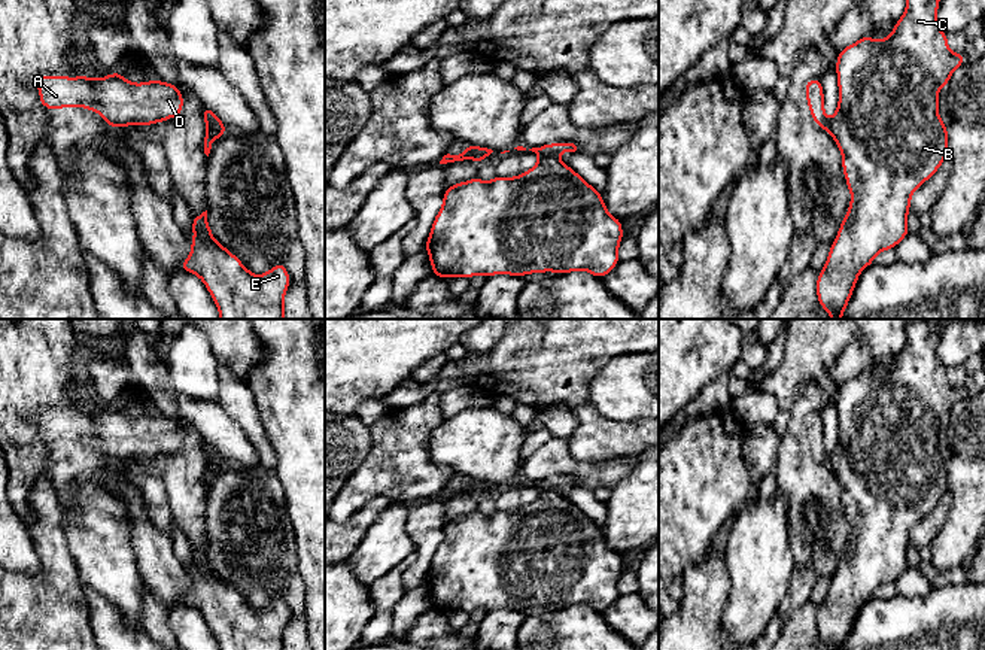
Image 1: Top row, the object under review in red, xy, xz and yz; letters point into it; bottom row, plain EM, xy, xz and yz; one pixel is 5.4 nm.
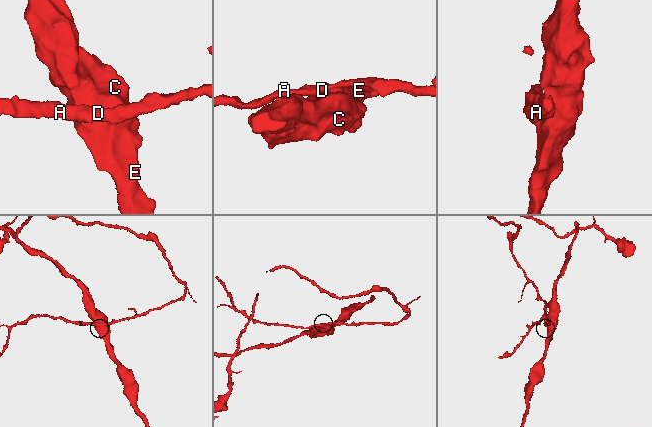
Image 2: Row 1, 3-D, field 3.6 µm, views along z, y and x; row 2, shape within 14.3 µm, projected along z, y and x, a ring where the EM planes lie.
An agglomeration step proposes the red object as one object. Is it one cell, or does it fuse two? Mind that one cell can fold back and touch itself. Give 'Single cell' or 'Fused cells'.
Fused cells

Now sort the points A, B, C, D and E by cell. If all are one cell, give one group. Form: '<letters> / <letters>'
A D / B C E

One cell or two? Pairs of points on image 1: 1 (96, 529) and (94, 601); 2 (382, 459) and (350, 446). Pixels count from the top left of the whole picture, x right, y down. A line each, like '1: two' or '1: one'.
1: two
2: two

